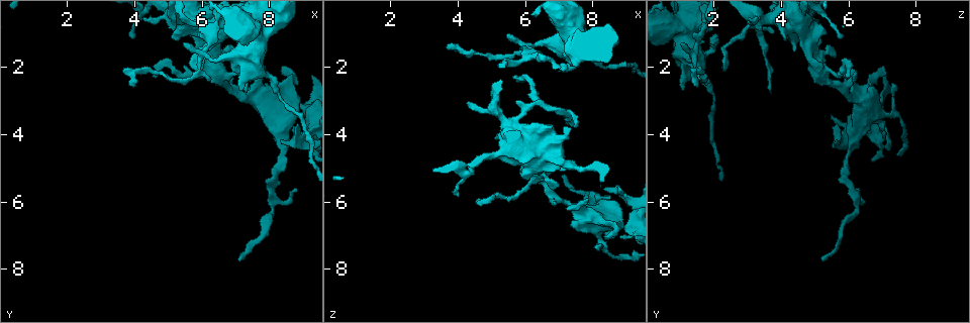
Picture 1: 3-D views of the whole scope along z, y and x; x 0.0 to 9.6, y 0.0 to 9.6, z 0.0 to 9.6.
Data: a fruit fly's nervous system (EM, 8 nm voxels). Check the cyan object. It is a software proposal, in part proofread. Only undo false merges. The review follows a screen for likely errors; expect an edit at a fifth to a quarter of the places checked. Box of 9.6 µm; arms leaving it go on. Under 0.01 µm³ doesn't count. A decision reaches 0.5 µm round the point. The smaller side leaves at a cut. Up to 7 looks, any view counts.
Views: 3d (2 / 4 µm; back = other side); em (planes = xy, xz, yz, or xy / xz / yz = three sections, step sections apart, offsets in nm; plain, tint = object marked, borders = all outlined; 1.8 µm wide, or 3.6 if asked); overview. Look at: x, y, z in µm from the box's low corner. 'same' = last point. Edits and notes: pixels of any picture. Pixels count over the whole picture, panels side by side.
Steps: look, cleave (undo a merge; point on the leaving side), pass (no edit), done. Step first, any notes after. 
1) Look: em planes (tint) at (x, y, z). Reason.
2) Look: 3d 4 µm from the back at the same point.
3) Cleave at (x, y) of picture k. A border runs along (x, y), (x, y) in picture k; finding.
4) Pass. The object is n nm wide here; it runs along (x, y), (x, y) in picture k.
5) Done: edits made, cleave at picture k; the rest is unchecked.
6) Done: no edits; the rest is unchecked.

Look: 3d 4 µm at (9.05, 3.15, 6.70). Small branch off a trunk.

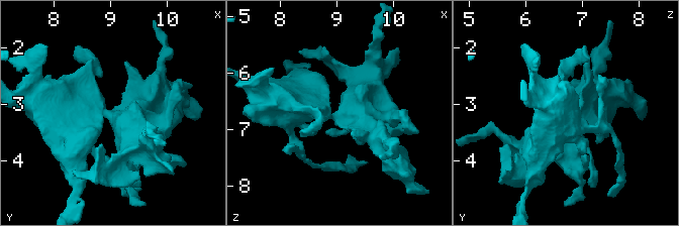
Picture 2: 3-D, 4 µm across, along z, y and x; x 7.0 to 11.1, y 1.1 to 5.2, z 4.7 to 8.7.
Look: em xz step 4 (tint) at (8.95, 3.15, 6.75).

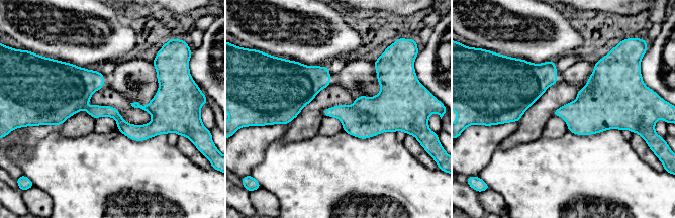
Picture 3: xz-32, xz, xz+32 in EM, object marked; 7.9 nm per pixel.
Pass. The object is 110 nm wide here; it runs along (52, 106), (110, 111), (129, 130), (173, 114) in picture 3; continuous, no second neuron.

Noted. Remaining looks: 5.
Look: 3d 2 µm from the back at (8.45, 4.75, 6.00).

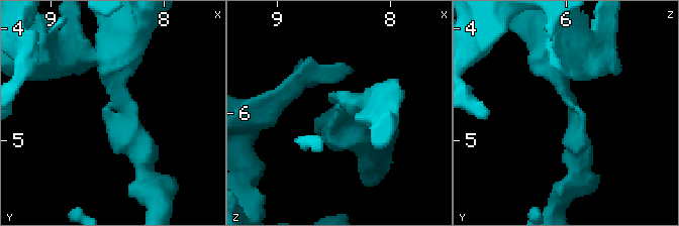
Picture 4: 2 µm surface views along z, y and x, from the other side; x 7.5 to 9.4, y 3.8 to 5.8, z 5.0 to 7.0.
Look: em 3.6 µm xy step 8 (tint) at (8.40, 4.68, 5.96). The arms are 200, 360 nm wide; need the tissue.

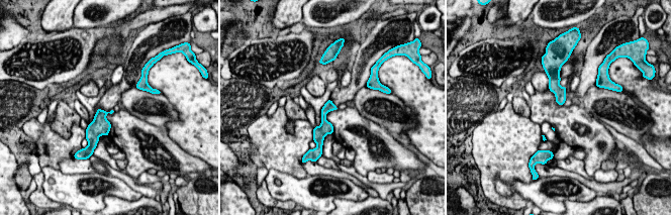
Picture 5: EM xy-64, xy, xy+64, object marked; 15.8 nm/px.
Pass. The object is 160 nm wide here; all the same neuron.

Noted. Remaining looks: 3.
Look: em 3.6 µm planes (plain) at (6.40, 2.05, 5.05). Thick turns thin.

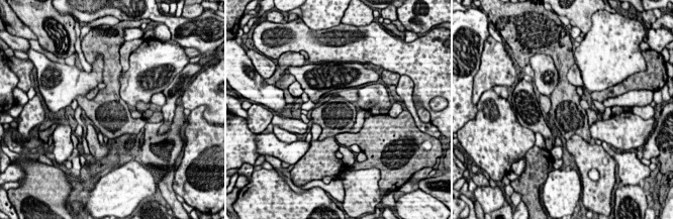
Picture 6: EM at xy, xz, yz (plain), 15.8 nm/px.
Look: em 3.6 µm planes (tint) at the same point.

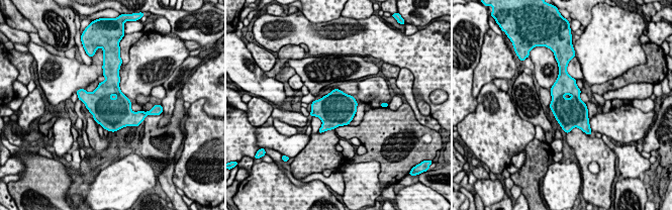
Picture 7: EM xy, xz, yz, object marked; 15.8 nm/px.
Pass. Continuous, no second neuron.

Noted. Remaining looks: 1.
Done: no edits; the rest is unchecked.

